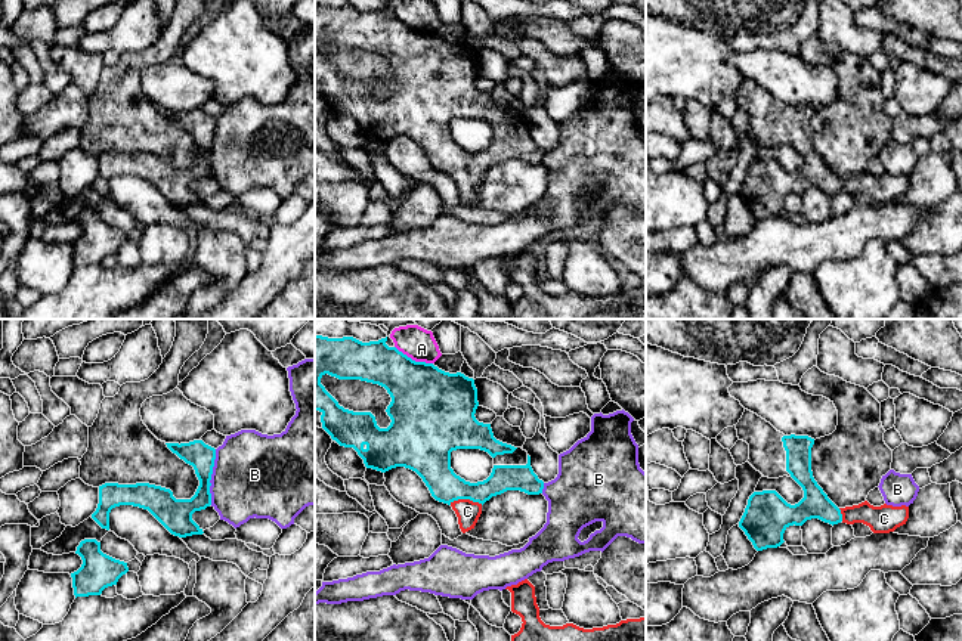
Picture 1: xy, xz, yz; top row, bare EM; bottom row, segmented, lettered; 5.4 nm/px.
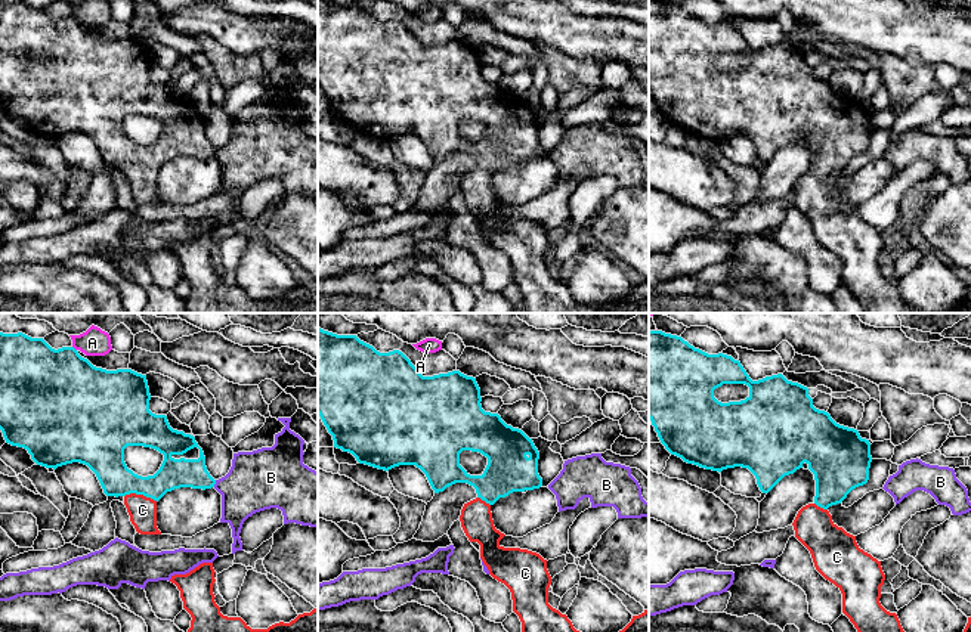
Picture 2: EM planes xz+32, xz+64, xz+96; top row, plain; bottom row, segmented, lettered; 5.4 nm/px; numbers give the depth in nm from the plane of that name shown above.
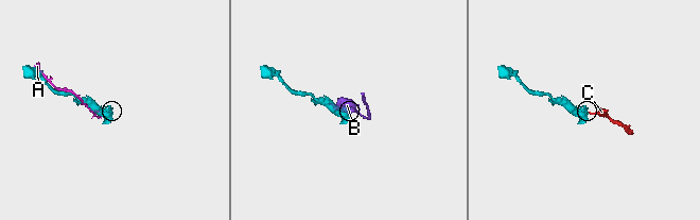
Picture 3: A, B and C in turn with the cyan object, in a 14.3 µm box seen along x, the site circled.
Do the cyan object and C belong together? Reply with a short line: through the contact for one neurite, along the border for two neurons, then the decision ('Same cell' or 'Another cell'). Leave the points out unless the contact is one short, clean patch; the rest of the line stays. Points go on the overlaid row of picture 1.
Line: xz (433, 465), (466, 498), (467, 511). Same cell

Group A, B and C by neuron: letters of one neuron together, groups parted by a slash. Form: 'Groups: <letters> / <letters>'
Groups: A / B / C

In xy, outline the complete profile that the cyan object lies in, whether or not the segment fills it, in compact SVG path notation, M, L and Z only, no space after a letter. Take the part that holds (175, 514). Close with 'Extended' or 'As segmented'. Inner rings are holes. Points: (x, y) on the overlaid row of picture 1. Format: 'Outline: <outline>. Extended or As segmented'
Outline: M202 440L189 443L166 443L186 464L192 465L199 486L191 499L176 499L170 489L149 484L105 483L99 486L99 504L92 518L109 530L109 513L120 505L133 505L148 510L171 535L186 538L202 535L202 529L192 520L195 511L211 505L210 480L216 449Z. As segmented

